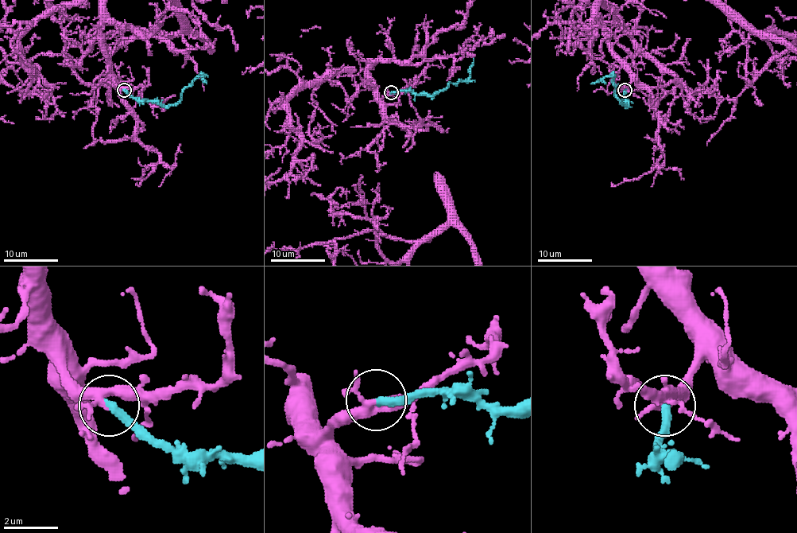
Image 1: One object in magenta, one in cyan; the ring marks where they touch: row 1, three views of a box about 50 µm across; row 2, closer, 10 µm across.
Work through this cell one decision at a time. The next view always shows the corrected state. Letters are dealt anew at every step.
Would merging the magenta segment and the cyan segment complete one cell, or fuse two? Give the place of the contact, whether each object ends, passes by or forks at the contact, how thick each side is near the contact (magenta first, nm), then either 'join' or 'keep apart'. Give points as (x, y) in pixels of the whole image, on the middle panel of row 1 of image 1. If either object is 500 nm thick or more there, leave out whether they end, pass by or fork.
at (391, 92); magenta forks there; cyan ends there; 200 nm thick on the magenta side, 340 nm on the other; join

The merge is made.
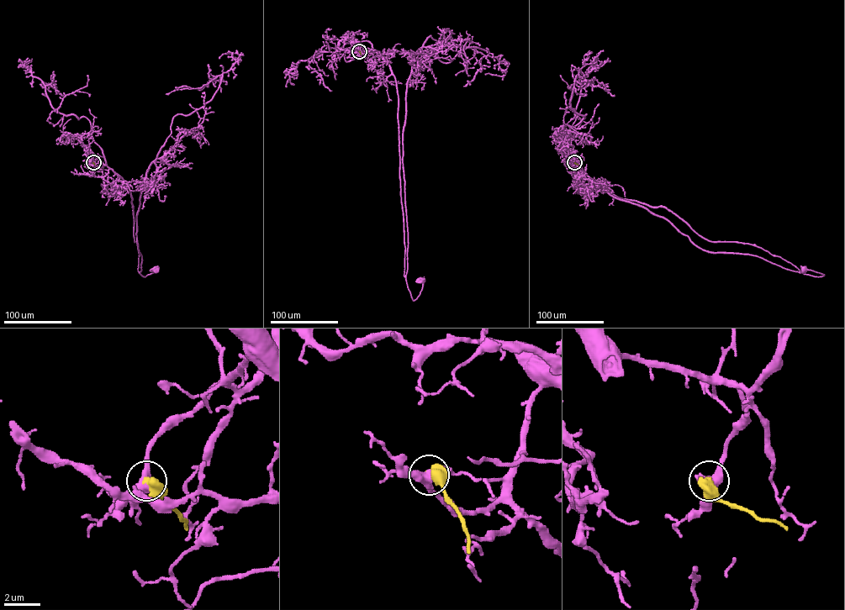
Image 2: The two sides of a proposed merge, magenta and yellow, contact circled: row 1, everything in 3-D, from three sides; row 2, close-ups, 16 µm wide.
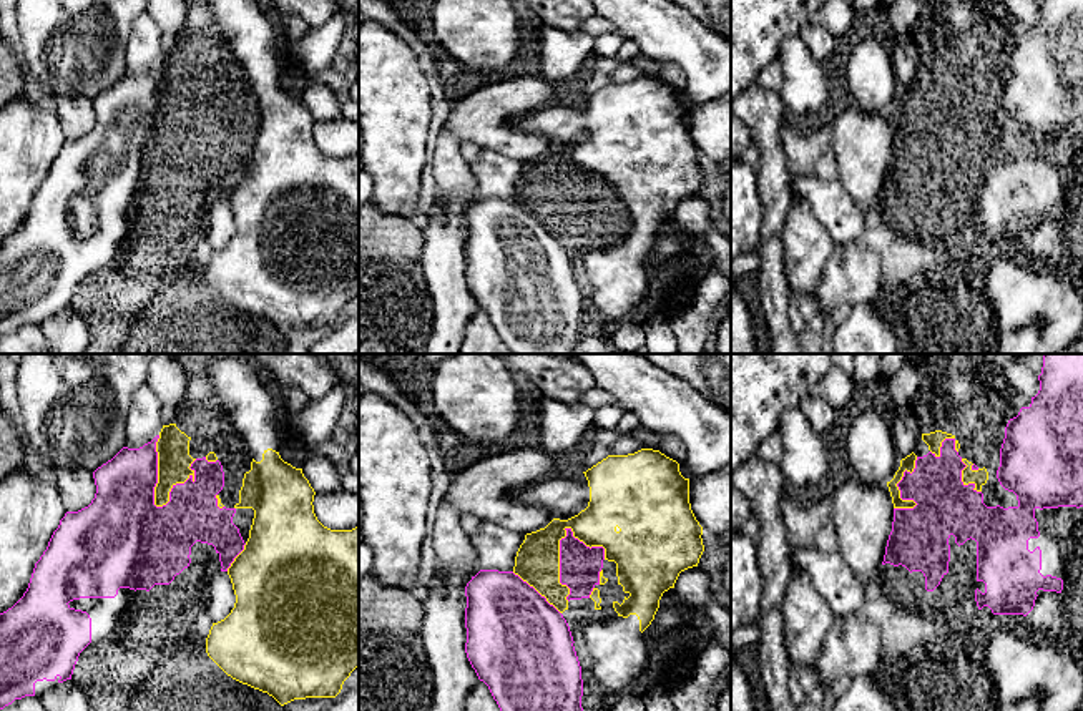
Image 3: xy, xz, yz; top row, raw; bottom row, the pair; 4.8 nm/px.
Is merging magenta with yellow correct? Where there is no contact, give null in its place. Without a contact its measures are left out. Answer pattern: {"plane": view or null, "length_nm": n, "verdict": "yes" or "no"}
{"plane": "xy", "length_nm": 360, "verdict": "no"}

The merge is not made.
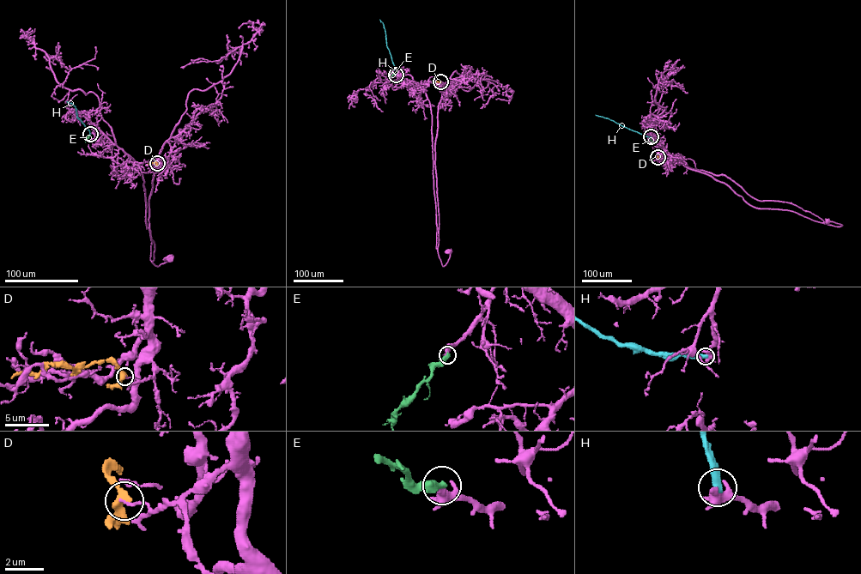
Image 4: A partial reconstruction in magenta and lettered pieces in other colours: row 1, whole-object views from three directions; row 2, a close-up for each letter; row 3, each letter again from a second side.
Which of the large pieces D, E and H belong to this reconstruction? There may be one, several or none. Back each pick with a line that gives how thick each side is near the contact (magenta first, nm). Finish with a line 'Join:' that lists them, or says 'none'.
E: Thickness 240 nm (magenta) against 440 nm
Join: E

